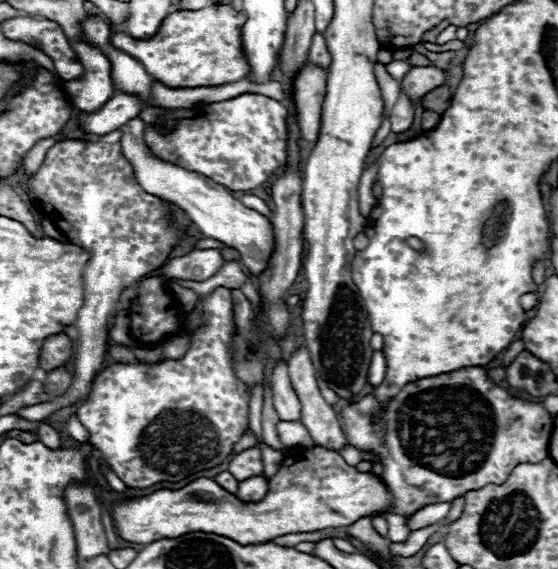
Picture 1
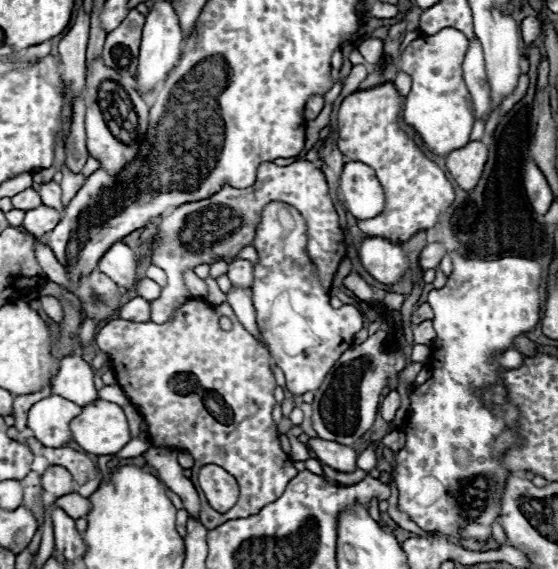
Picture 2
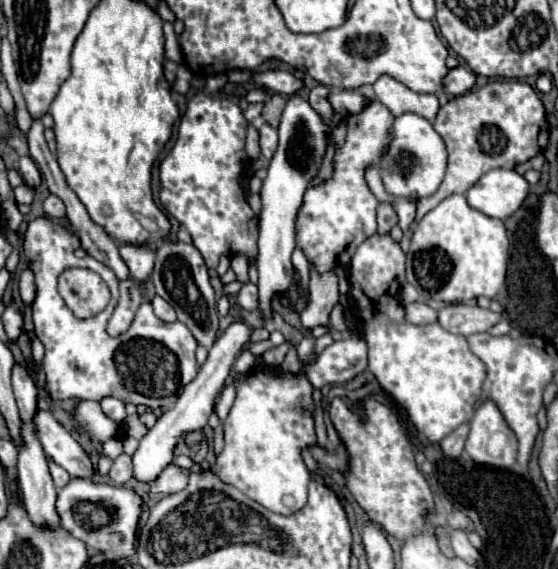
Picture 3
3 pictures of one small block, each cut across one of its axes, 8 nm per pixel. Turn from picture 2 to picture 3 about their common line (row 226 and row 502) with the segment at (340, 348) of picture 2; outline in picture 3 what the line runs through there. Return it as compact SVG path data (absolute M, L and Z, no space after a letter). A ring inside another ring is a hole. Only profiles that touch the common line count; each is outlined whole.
M266 368L250 372L246 378L236 382L236 400L230 408L228 418L224 420L224 450L218 456L214 466L216 476L238 490L242 490L248 498L262 504L266 510L282 516L290 516L298 512L308 500L308 482L310 470L302 460L302 448L316 446L314 434L314 402L312 402L312 384L306 376L292 376L290 378L278 375Z

